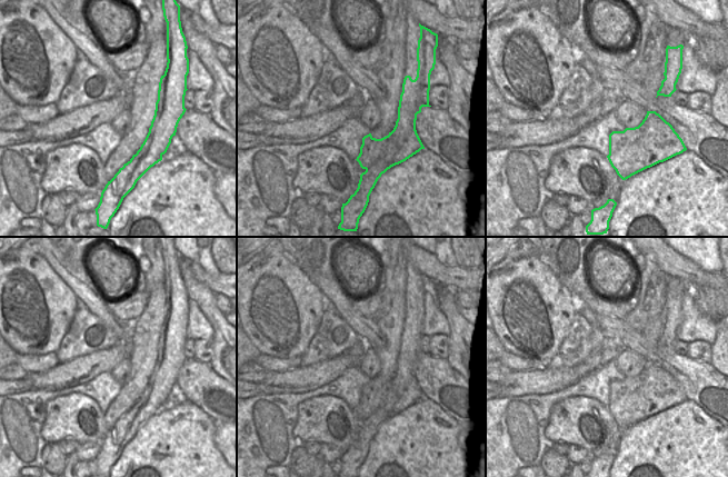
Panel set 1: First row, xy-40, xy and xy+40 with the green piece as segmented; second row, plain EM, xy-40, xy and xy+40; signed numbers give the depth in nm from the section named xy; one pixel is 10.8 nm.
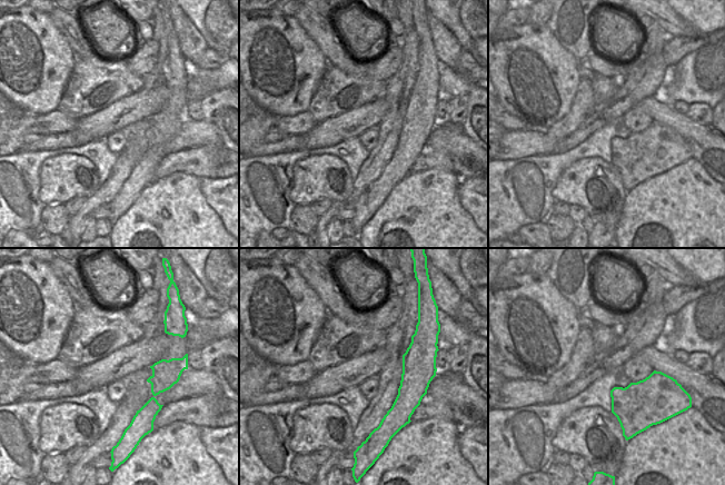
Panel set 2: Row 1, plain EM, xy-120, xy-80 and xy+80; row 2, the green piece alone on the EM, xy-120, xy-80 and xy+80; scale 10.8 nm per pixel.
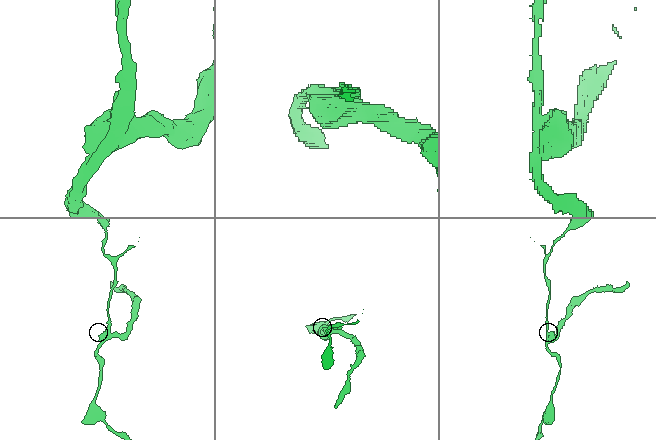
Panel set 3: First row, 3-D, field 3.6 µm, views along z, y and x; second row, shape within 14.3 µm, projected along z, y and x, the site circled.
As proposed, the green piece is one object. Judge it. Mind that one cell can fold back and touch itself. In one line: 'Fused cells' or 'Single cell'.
Fused cells.

